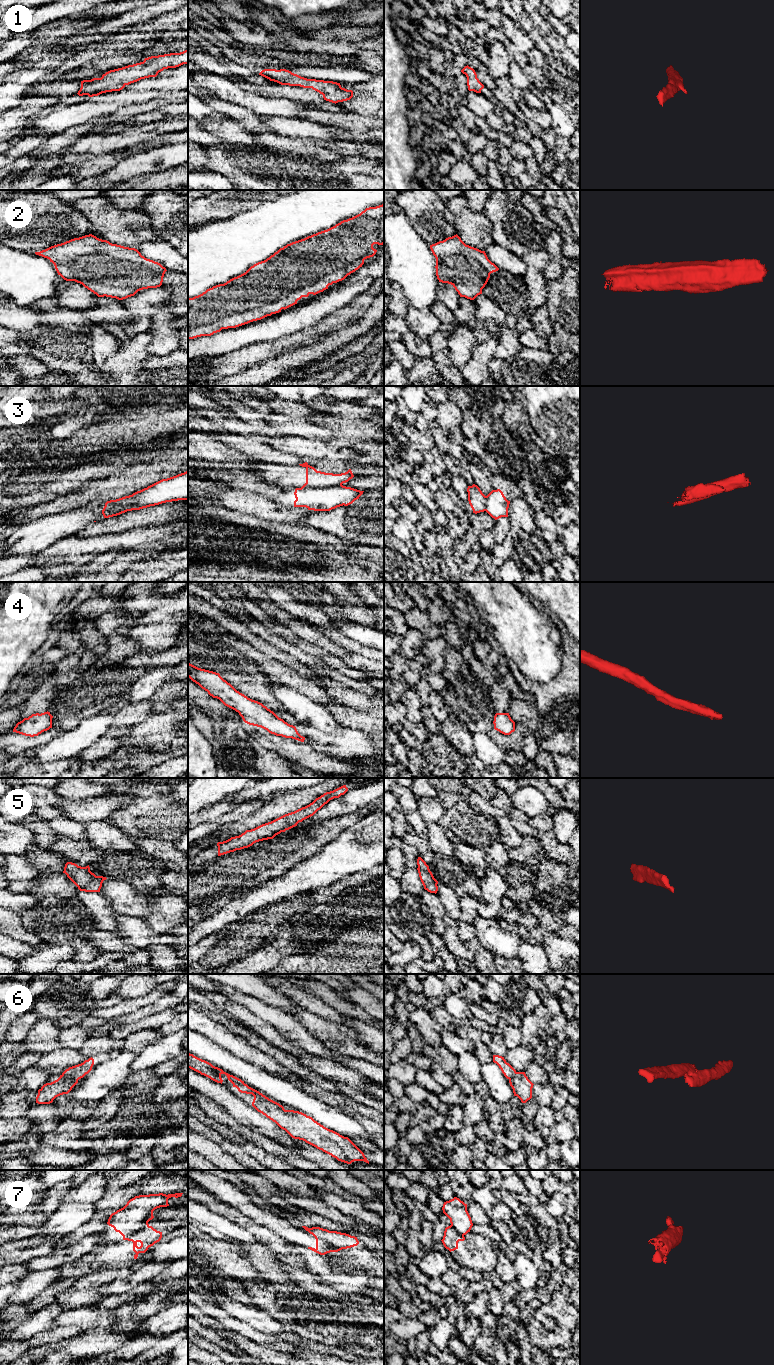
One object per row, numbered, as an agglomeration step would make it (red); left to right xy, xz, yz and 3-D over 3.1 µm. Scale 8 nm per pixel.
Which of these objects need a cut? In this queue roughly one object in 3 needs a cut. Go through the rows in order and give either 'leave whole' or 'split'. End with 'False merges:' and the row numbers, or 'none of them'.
1: leave whole
2: leave whole
3: split
4: leave whole
5: leave whole
6: split
7: split
False merges: 3, 6, 7

